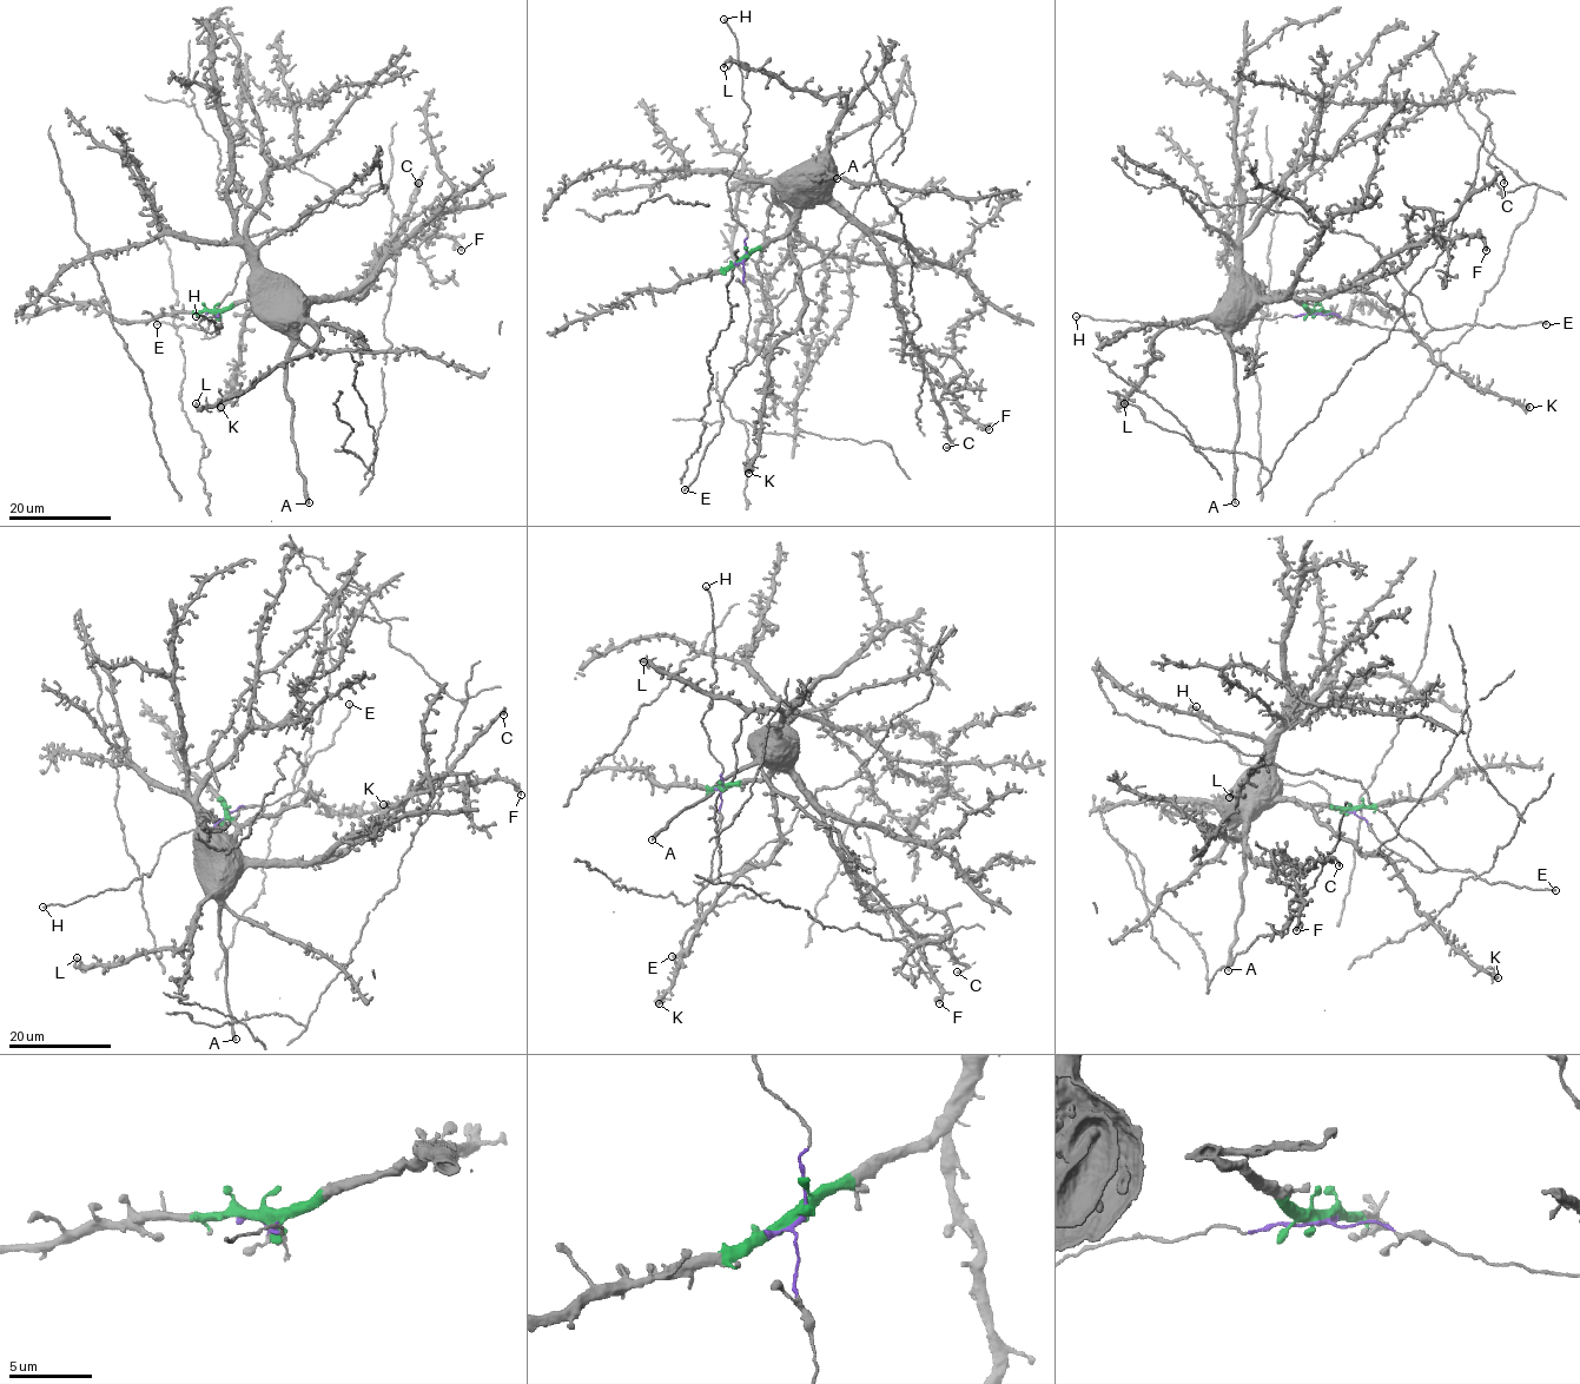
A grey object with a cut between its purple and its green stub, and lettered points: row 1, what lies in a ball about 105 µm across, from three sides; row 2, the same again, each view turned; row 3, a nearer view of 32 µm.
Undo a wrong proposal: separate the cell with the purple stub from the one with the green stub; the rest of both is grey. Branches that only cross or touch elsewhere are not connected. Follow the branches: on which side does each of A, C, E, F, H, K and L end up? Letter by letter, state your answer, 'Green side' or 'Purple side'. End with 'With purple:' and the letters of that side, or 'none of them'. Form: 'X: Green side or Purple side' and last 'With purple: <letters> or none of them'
A: Green side
C: Green side
E: Purple side
F: Green side
H: Purple side
K: Green side
L: Green side
With purple: E, H

